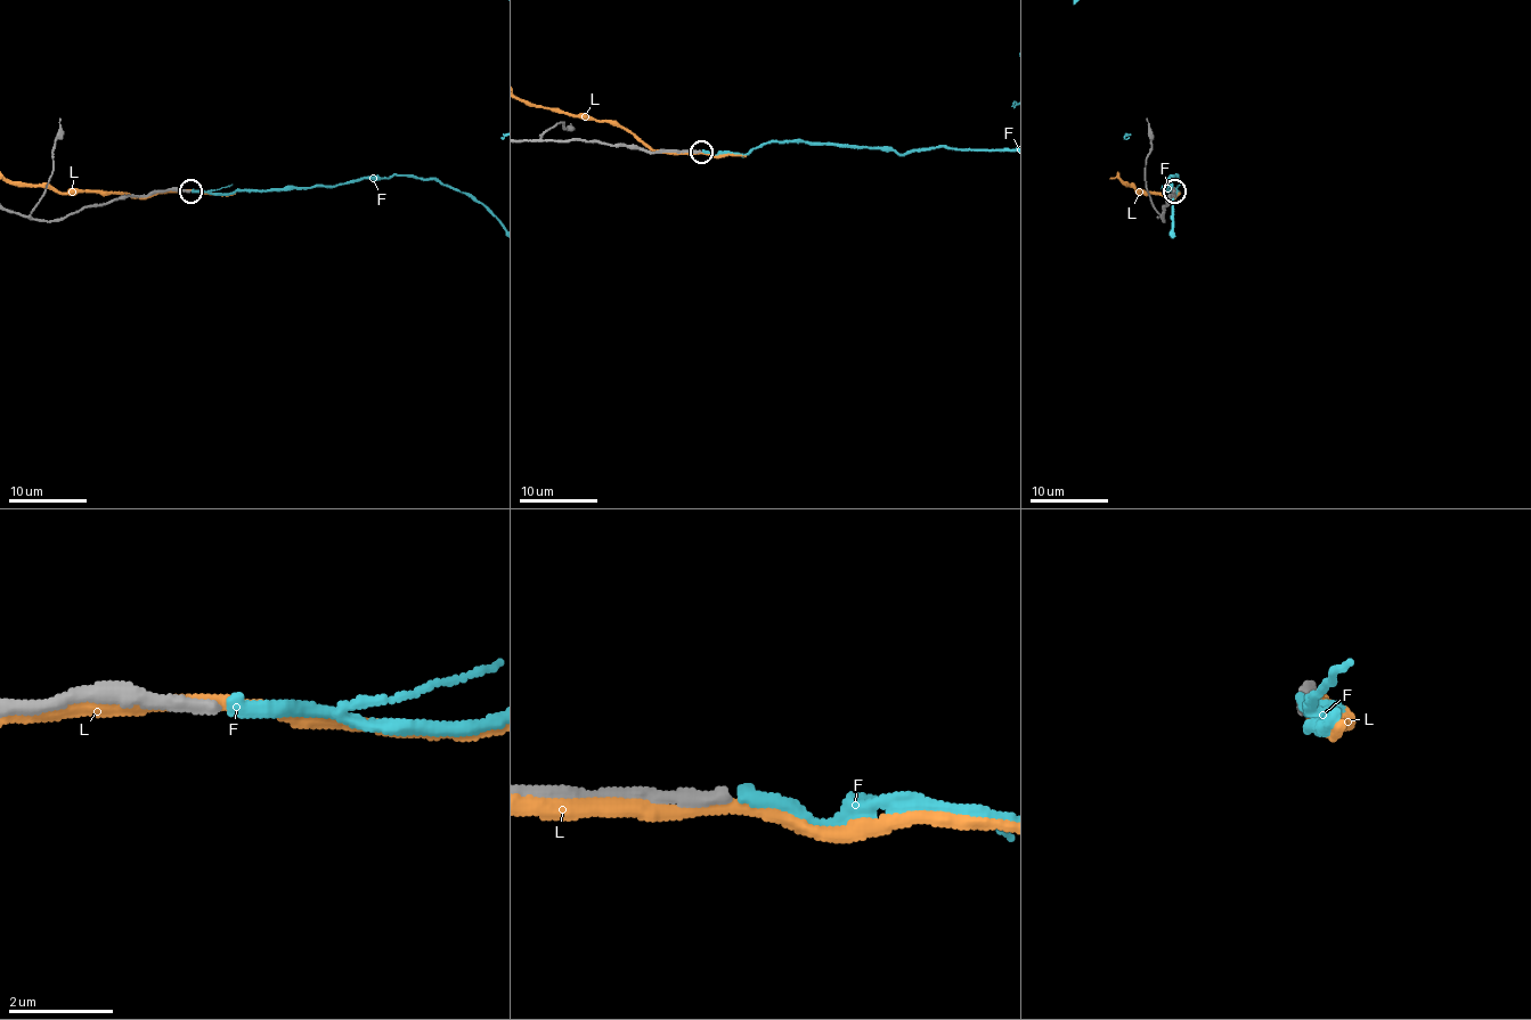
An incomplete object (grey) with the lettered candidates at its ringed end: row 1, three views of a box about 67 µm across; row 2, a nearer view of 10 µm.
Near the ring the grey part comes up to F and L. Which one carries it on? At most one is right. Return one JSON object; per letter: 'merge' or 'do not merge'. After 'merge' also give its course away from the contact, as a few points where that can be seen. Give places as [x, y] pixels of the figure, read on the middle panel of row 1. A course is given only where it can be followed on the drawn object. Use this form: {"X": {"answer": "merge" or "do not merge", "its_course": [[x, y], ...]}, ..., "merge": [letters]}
{"F": {"answer": "merge"}, "L": {"answer": "do not merge"}, "merge": ["F"]}

